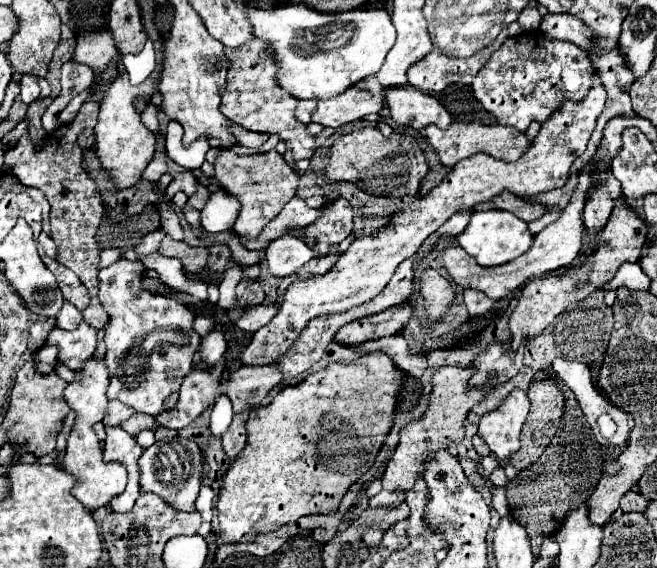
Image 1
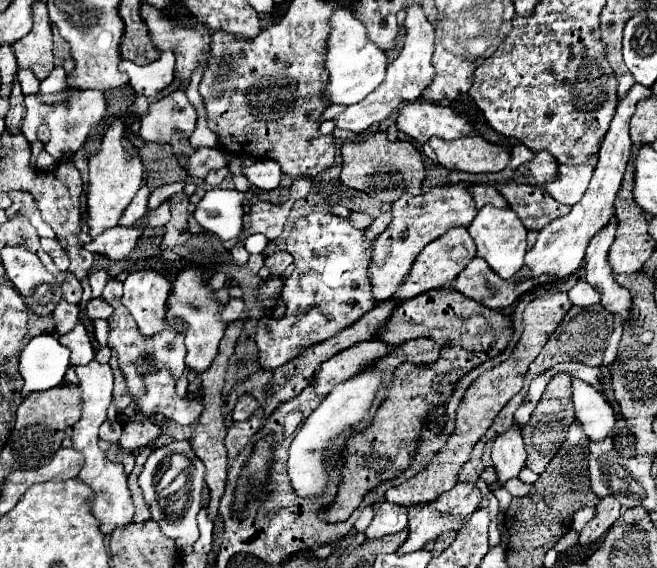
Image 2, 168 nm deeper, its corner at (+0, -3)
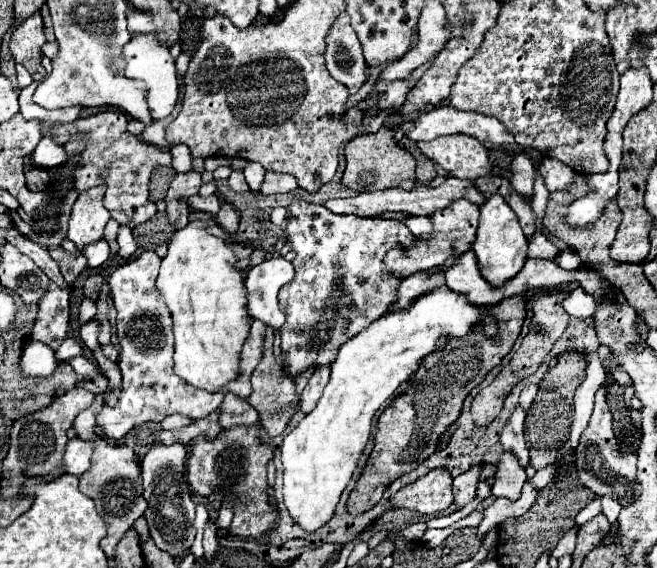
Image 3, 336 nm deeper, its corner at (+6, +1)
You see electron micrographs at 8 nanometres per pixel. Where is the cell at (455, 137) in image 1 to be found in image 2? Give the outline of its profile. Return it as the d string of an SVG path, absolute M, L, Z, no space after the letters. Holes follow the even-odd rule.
M468 136L452 142L430 138L428 144L446 170L500 172L510 160L510 152L504 146L490 144L482 136Z

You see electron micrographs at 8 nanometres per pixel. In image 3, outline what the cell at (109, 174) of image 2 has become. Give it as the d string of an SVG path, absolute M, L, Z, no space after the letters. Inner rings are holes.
M102 186L84 190L72 206L68 238L82 250L86 244L98 242L104 234L104 226L110 220L110 212L104 208Z

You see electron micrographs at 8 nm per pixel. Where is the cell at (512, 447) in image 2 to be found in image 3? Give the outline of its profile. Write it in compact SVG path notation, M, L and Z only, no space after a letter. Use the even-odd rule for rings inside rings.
M506 450L506 452L502 452L500 462L496 466L498 466L498 470L494 474L492 494L516 500L526 482L526 474L524 474L524 468L520 466L520 460L516 458L516 454Z

